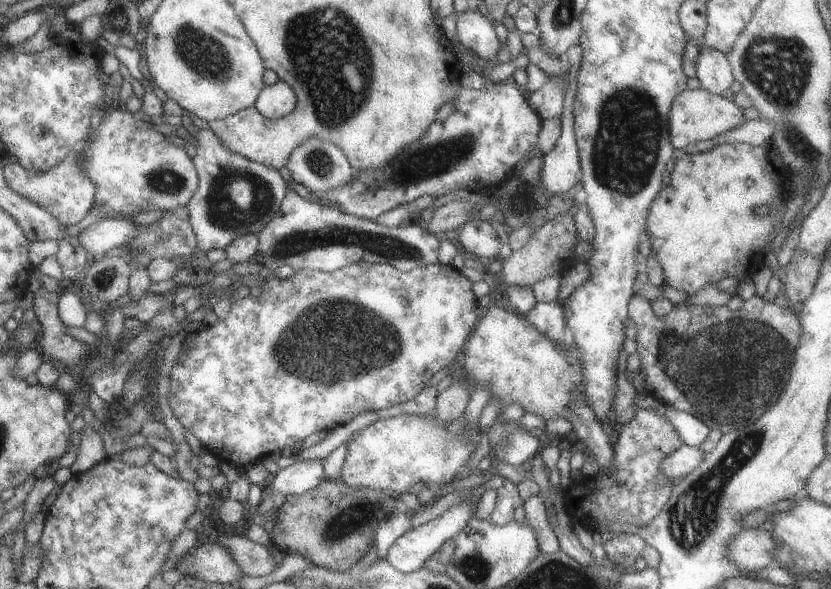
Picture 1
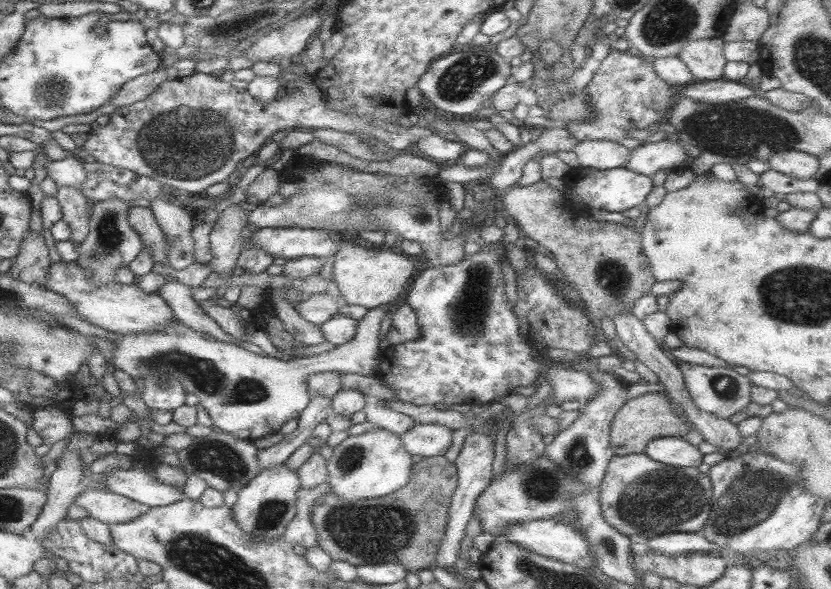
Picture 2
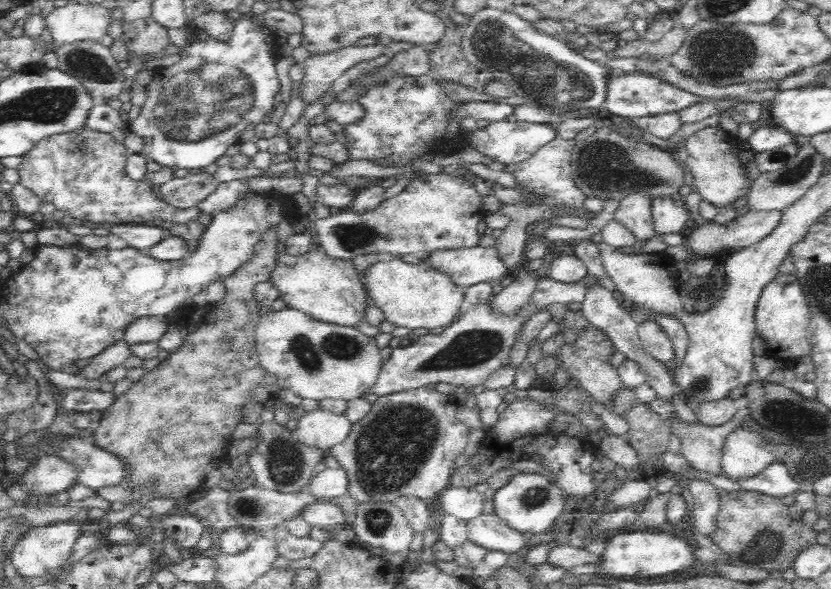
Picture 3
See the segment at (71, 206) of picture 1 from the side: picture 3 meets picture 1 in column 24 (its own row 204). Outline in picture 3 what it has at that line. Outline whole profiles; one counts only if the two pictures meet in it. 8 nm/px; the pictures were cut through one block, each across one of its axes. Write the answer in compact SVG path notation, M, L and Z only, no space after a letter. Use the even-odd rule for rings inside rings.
M188 174L182 178L172 178L160 186L160 198L178 210L196 208L204 202L214 190L218 190L218 180L212 174Z

